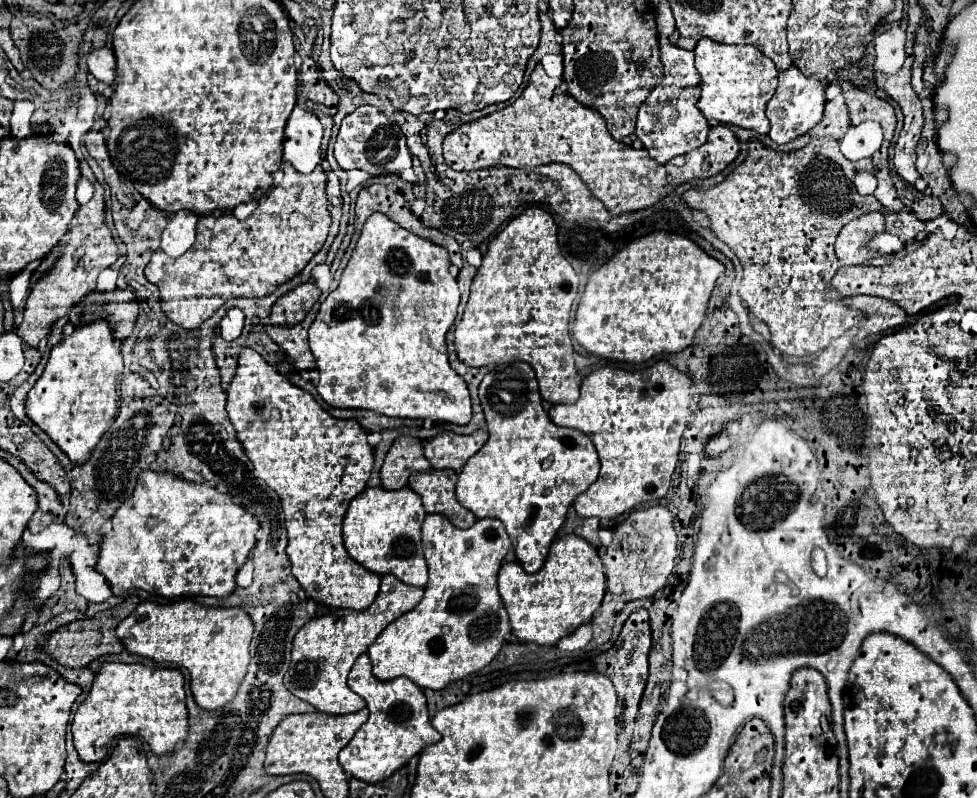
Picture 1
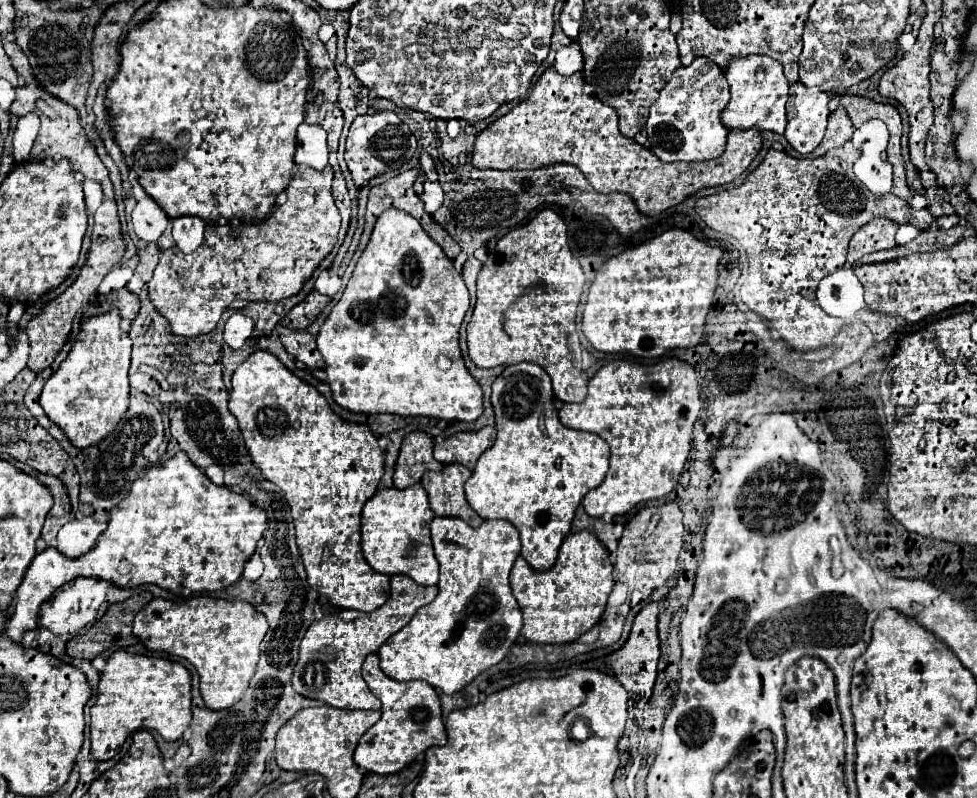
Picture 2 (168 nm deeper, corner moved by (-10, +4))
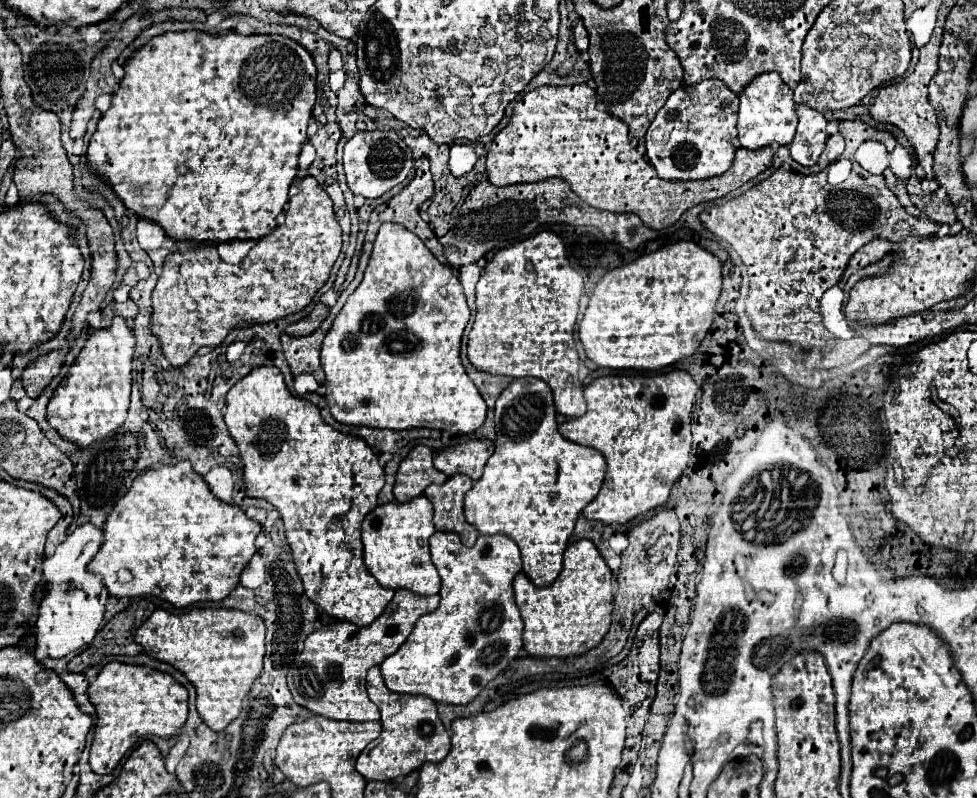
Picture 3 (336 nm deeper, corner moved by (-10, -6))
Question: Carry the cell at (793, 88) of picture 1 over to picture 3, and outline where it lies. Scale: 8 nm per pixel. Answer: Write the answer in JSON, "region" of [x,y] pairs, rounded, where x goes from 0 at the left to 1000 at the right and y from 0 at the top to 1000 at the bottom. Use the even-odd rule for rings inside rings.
{"region":[[[817,132],[817,162],[813,169],[813,177],[809,179],[809,194],[815,204],[823,209],[831,209],[837,204],[837,197],[843,187],[843,179],[847,174],[845,169],[845,149],[839,139],[829,137],[825,132]]]}

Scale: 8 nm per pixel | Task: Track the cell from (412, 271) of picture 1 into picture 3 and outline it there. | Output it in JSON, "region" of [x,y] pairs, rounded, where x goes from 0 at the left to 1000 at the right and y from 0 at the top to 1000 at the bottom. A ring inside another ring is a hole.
{"region":[[[393,279],[366,362],[356,372],[330,432],[334,503],[344,528],[387,538],[444,535],[483,543],[497,525],[497,505],[471,455],[471,427],[481,387],[463,335],[450,330],[438,310],[411,282]]]}

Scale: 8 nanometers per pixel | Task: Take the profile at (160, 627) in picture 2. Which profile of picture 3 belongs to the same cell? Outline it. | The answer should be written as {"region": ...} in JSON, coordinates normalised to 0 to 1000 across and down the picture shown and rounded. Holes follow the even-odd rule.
{"region":[[[160,763],[151,778],[139,791],[137,801],[141,808],[147,811],[147,818],[166,828],[178,833],[184,843],[190,846],[190,851],[201,861],[201,886],[207,898],[207,904],[217,916],[231,914],[233,906],[237,906],[248,888],[248,876],[254,871],[258,856],[264,851],[268,841],[270,828],[270,796],[272,786],[270,778],[264,771],[250,768],[244,763],[194,763],[190,768],[178,771],[168,763]]]}

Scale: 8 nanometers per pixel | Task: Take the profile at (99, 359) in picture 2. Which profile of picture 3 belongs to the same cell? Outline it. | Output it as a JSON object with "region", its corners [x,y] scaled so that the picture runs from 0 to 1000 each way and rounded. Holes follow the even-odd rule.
{"region":[[[117,397],[115,410],[94,415],[82,445],[74,455],[49,505],[49,530],[70,553],[90,560],[119,540],[131,518],[135,482],[135,445],[139,425],[125,397]]]}

